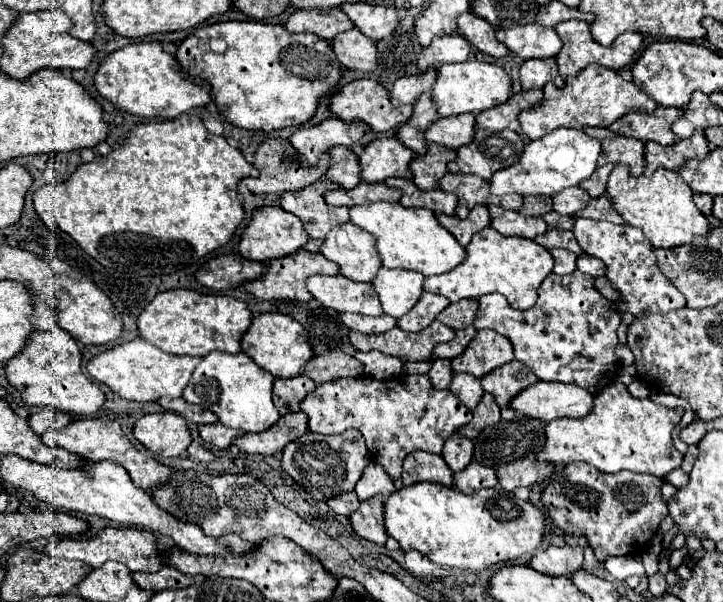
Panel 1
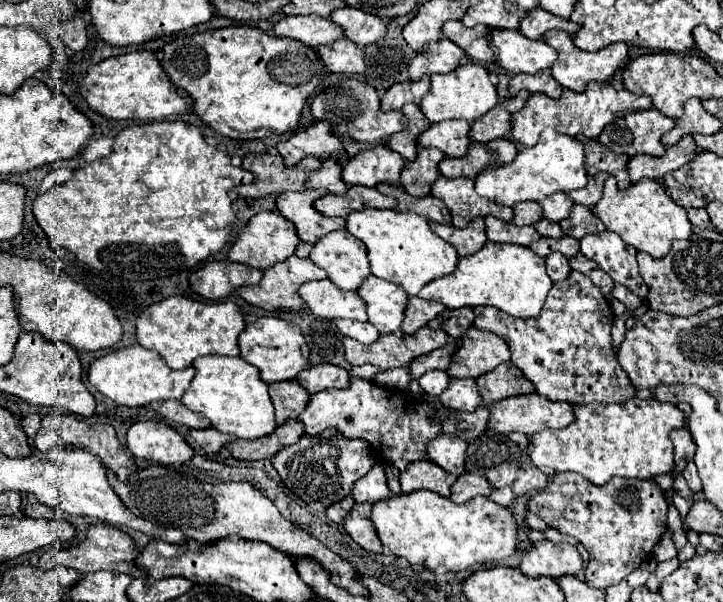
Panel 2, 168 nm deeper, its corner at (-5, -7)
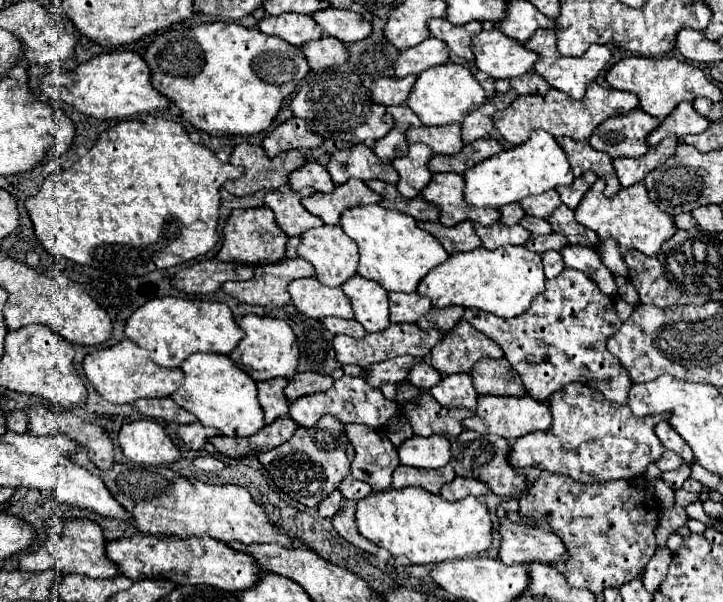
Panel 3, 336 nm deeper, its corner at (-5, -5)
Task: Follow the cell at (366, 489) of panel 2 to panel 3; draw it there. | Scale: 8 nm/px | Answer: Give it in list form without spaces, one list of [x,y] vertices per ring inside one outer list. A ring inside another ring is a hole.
[[[346,477],[342,483],[340,483],[340,493],[346,497],[346,499],[356,499],[356,501],[360,501],[360,499],[364,499],[364,497],[368,497],[370,493],[372,493],[372,487],[368,485],[368,483],[364,483],[364,481],[358,481],[358,479],[354,479],[354,477]]]

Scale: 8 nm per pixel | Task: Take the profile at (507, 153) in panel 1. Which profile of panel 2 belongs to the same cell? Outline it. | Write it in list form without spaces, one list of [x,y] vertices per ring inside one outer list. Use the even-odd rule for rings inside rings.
[[[494,139],[488,143],[470,143],[468,153],[464,157],[452,159],[444,157],[438,163],[438,171],[444,177],[476,177],[486,165],[504,165],[516,157],[518,149],[510,139]]]

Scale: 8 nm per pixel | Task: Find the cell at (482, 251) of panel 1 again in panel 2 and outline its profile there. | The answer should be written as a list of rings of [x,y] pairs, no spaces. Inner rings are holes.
[[[488,241],[478,253],[460,257],[456,269],[450,275],[444,275],[424,285],[418,297],[440,301],[448,309],[492,305],[512,317],[528,319],[540,315],[540,309],[546,301],[550,287],[552,281],[546,275],[546,263],[530,247],[502,245]]]

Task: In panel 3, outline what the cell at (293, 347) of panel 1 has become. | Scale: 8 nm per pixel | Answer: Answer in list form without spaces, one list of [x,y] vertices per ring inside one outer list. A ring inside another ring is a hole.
[[[246,315],[238,323],[242,331],[246,333],[240,345],[230,353],[232,361],[248,371],[254,381],[266,381],[274,377],[286,377],[290,379],[296,373],[298,367],[298,345],[296,345],[296,335],[290,329],[290,325],[282,319],[272,319],[272,317],[258,317],[258,315]]]

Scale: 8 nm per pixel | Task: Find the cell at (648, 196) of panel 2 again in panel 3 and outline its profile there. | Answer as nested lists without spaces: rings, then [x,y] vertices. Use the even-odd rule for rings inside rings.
[[[598,179],[590,187],[590,191],[584,195],[580,205],[576,207],[576,221],[582,223],[584,227],[594,229],[600,239],[614,237],[620,243],[622,253],[630,249],[638,249],[646,253],[648,257],[654,257],[656,253],[660,253],[662,243],[666,243],[676,233],[674,217],[666,211],[660,211],[660,207],[652,203],[652,199],[648,197],[648,189],[642,183],[636,183],[632,187],[622,187],[612,197],[604,195],[604,187],[606,187],[606,181],[602,179]]]

